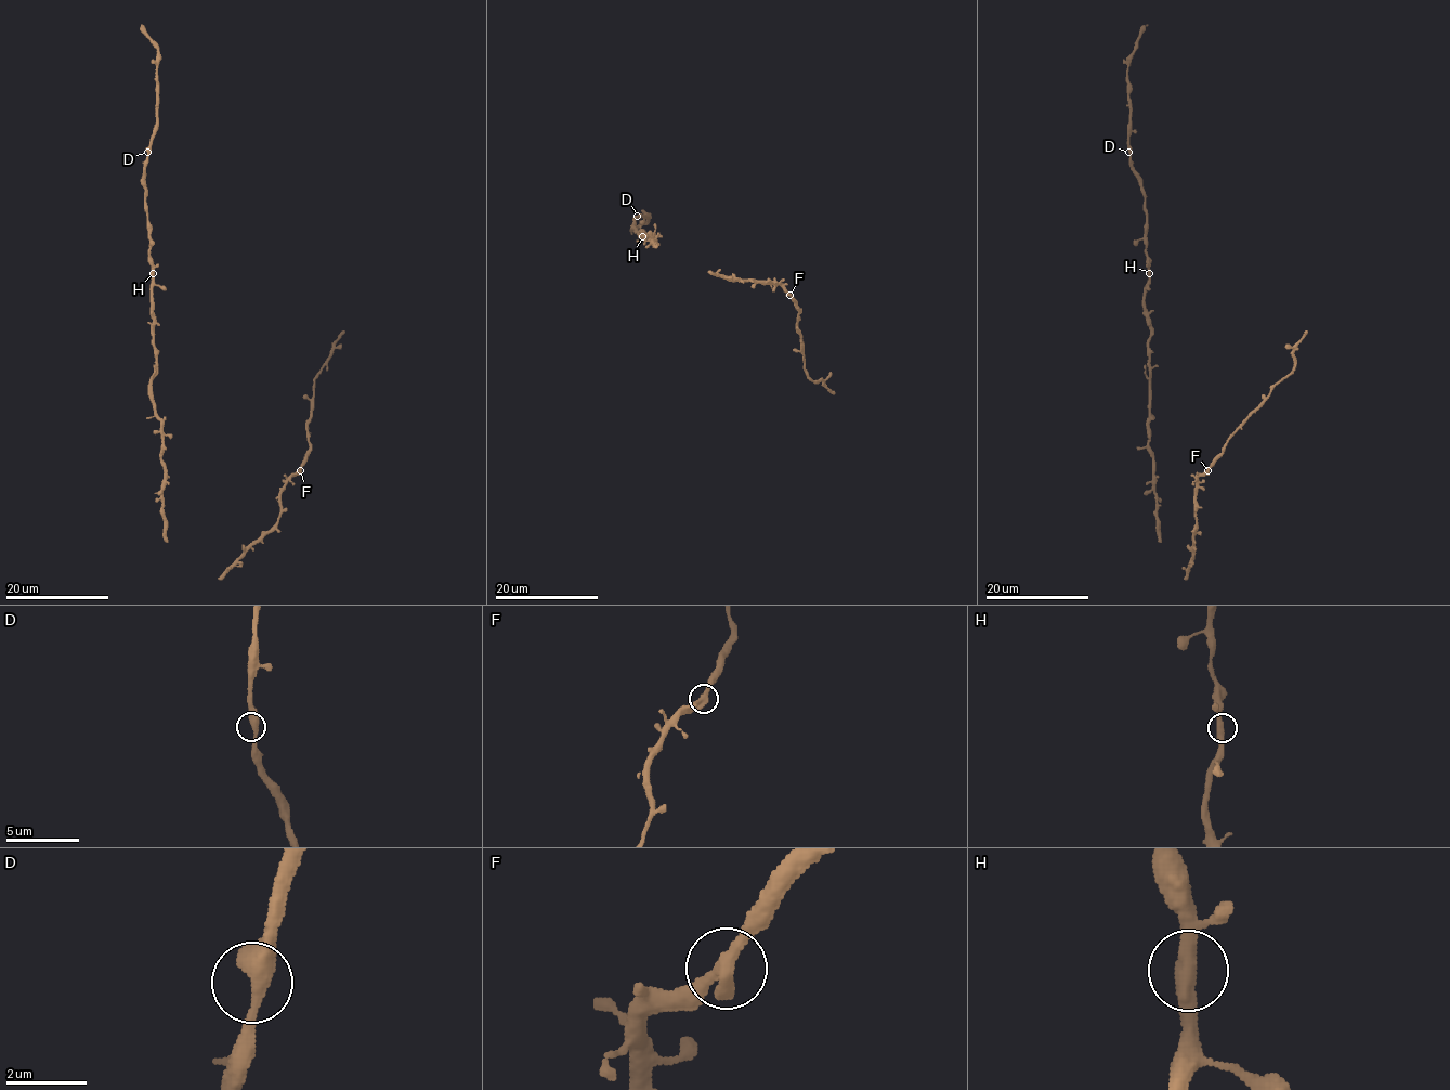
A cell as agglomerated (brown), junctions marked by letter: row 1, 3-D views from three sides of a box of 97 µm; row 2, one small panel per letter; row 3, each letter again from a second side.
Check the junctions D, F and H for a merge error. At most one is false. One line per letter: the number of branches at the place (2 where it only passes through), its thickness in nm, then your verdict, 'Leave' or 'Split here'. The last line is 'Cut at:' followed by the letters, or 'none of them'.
D: Branches: 2. Thickness 420 nm. Leave
F: Branches: 2. Thickness 400 nm. Leave
H: Branches: 2. Thickness 400 nm. Leave
Cut at: none of them

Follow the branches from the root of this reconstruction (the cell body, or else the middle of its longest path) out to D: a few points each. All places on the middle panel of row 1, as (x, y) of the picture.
D: (654, 239), (652, 235), (642, 237), (642, 231), (642, 235), (635, 231), (637, 216)

